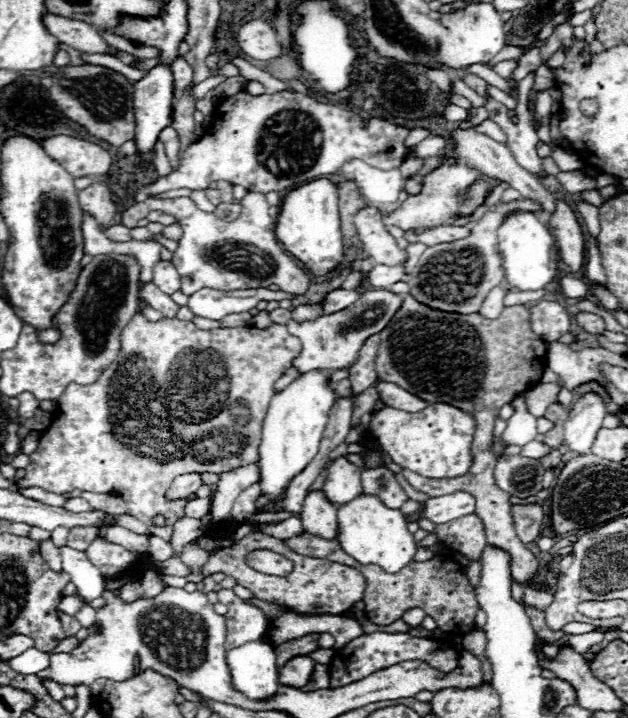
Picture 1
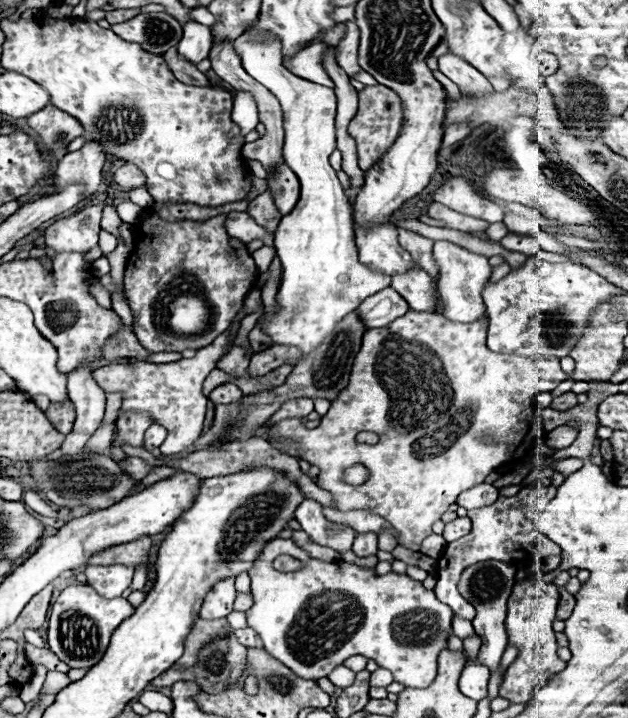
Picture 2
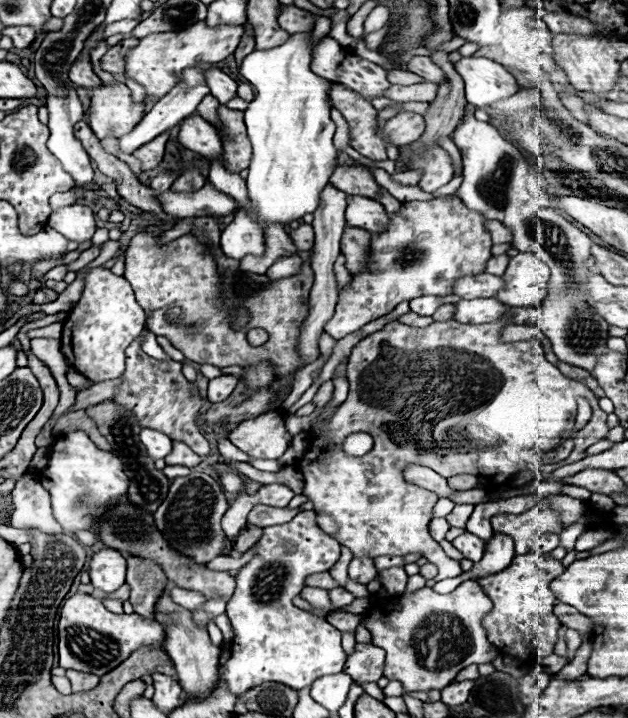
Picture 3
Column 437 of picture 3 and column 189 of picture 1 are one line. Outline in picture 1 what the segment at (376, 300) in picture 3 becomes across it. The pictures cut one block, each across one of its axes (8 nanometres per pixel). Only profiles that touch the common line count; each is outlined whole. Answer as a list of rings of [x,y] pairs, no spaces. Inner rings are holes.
[[[248,192],[242,198],[242,214],[234,222],[224,222],[210,212],[202,212],[190,198],[170,198],[170,200],[144,200],[130,206],[122,212],[122,224],[134,228],[140,218],[146,218],[150,210],[170,212],[184,234],[180,238],[180,246],[174,252],[172,264],[180,272],[180,292],[190,296],[200,288],[214,288],[222,292],[244,290],[244,288],[266,288],[270,284],[278,284],[284,292],[304,294],[310,286],[310,278],[306,270],[298,266],[294,258],[290,258],[274,234],[274,218],[270,218],[264,194]],[[250,246],[250,248],[244,248]]]

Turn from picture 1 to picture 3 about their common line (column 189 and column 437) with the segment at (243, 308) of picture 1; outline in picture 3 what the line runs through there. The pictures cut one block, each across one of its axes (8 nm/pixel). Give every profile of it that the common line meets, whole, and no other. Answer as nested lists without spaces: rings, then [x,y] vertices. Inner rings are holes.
[[[420,296],[416,300],[410,300],[410,312],[416,312],[420,316],[432,316],[438,306],[438,296]]]

